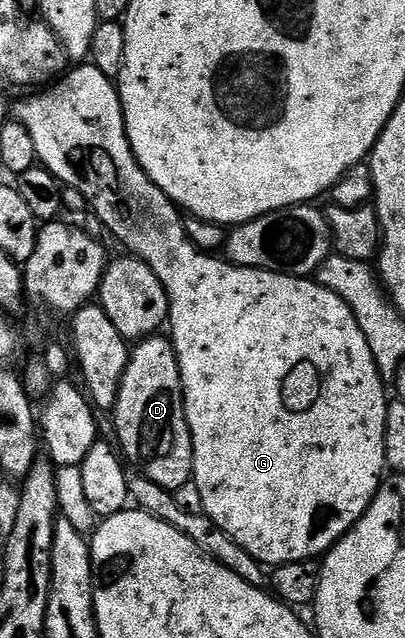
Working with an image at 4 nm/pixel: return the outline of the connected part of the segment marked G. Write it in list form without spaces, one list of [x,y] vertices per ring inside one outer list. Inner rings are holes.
[[[86,61],[81,65],[74,65],[69,68],[55,82],[53,85],[47,86],[39,95],[31,97],[27,103],[22,103],[18,107],[18,115],[16,115],[17,122],[22,123],[24,129],[28,131],[32,139],[32,145],[34,146],[34,153],[37,162],[41,166],[45,167],[55,179],[58,180],[59,184],[63,188],[69,189],[71,187],[74,191],[79,191],[84,198],[90,202],[90,207],[94,210],[94,215],[127,247],[131,256],[140,258],[144,261],[144,265],[148,265],[148,269],[152,269],[152,273],[156,273],[156,277],[160,281],[160,285],[164,285],[166,290],[166,296],[168,297],[168,305],[170,306],[170,313],[168,316],[168,338],[174,345],[174,352],[178,358],[178,376],[182,379],[182,405],[186,409],[186,424],[190,430],[190,440],[192,441],[192,457],[194,458],[194,473],[192,481],[196,485],[196,489],[200,489],[200,501],[202,502],[202,510],[206,517],[210,518],[211,521],[223,531],[224,534],[229,537],[232,542],[236,545],[245,549],[248,554],[255,559],[258,564],[265,565],[270,569],[277,569],[283,567],[286,563],[305,563],[307,561],[317,560],[319,557],[325,556],[326,552],[337,543],[340,537],[344,537],[348,532],[354,528],[356,521],[360,521],[360,517],[368,509],[368,505],[376,497],[378,488],[382,486],[384,482],[384,474],[387,470],[386,466],[386,409],[388,406],[388,398],[386,399],[386,391],[382,388],[384,383],[384,377],[378,371],[378,367],[374,364],[374,358],[370,353],[370,346],[368,345],[364,333],[360,329],[358,322],[356,321],[354,314],[352,313],[346,302],[337,295],[332,293],[328,288],[323,287],[321,283],[315,281],[310,277],[303,277],[301,275],[287,275],[281,271],[265,271],[264,269],[256,269],[255,267],[238,267],[235,263],[229,261],[223,261],[221,258],[215,257],[213,254],[199,251],[198,248],[190,244],[189,239],[186,238],[186,224],[184,222],[184,215],[181,210],[168,198],[157,185],[155,185],[151,179],[146,176],[144,169],[136,161],[136,157],[132,153],[130,148],[130,142],[126,136],[126,126],[124,125],[124,117],[122,116],[122,103],[118,99],[118,89],[115,80],[111,76],[100,73],[100,69],[96,69],[93,63]]]

